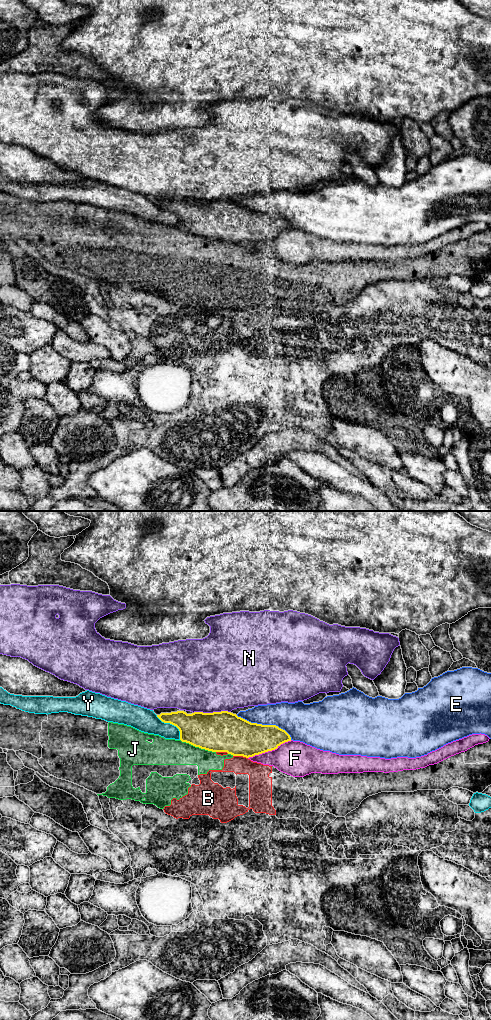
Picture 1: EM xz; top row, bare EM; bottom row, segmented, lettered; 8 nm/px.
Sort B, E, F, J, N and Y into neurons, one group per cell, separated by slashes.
B J / E / F / N / Y

